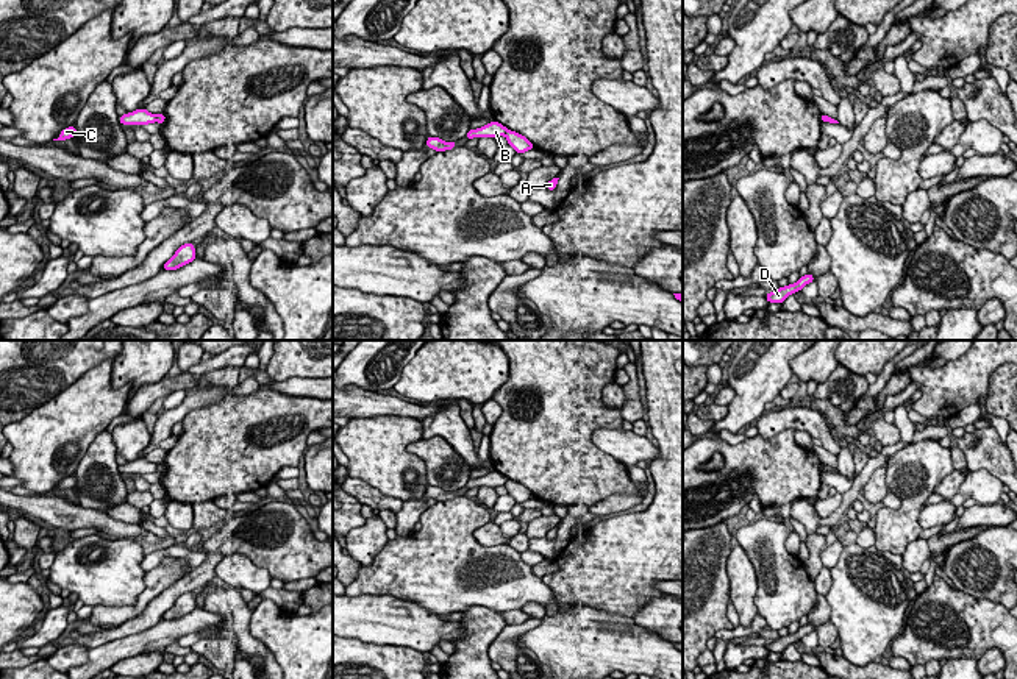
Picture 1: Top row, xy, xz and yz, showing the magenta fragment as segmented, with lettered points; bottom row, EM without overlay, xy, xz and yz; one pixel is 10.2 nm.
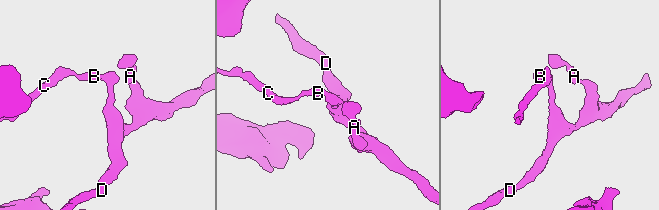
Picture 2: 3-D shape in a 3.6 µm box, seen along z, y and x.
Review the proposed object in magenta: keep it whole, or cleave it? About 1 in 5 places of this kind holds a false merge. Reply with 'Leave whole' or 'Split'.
Split

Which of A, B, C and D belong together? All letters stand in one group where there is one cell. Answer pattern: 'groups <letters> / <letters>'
groups A D / B C

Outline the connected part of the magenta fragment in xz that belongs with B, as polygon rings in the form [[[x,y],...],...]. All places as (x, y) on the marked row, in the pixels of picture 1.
[[[491,122],[486,126],[476,128],[476,130],[469,130],[469,133],[466,134],[466,139],[473,139],[473,137],[492,137],[497,139],[498,136],[505,136],[508,131],[506,126],[503,126],[498,122]]]

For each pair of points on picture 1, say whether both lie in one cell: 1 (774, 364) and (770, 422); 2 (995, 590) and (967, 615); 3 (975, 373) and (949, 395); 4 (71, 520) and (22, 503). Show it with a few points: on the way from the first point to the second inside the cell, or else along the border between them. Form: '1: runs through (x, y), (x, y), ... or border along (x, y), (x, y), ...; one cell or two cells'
1: border along (764, 411), (760, 419); two cells
2: border along (958, 589), (1000, 604); two cells
3: runs through (969, 375), (955, 389); one cell
4: runs through (58, 512), (35, 506); one cell

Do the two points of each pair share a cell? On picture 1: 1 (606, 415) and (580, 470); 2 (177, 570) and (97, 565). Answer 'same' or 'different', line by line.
1: same
2: different

